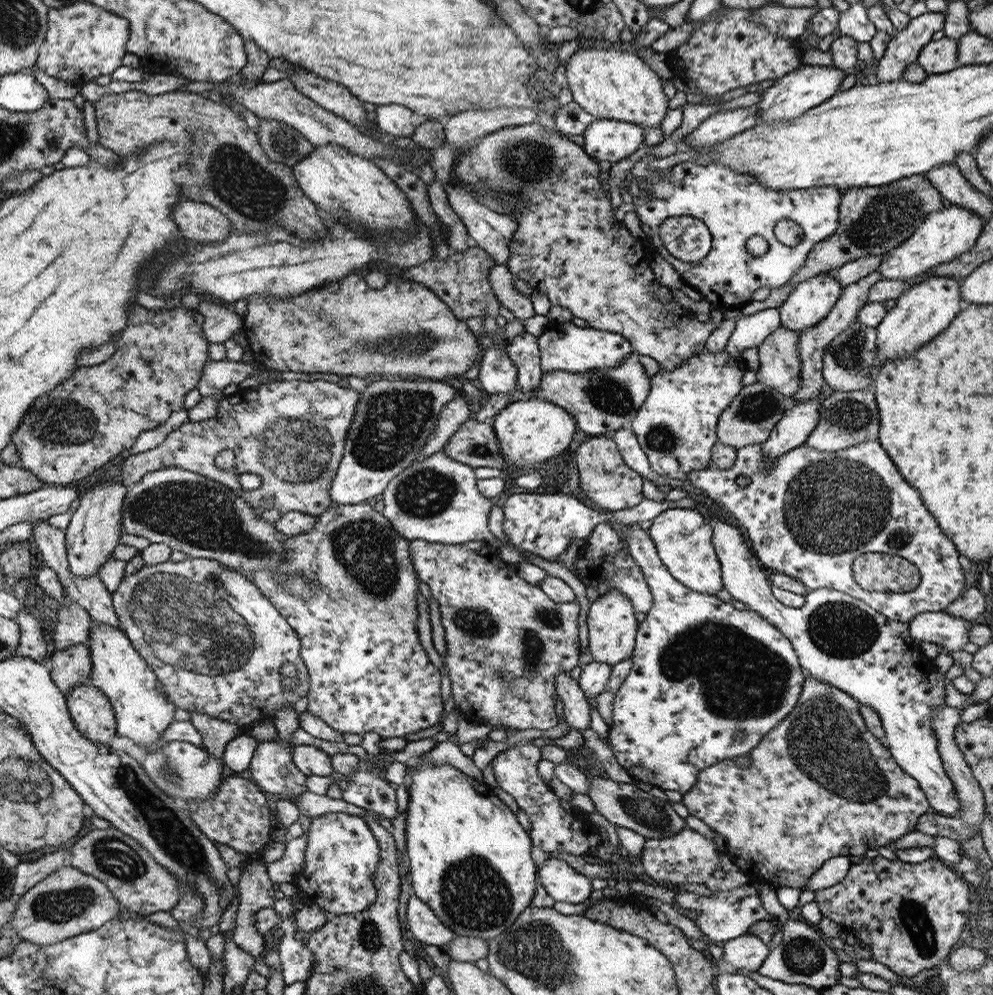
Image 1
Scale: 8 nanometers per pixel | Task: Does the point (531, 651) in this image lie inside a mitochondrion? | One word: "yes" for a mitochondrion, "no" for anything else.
yes

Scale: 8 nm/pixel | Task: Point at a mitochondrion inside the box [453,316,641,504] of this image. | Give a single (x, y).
(613, 396)

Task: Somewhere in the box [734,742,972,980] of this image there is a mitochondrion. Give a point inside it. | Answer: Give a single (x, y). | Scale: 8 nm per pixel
(918, 924)

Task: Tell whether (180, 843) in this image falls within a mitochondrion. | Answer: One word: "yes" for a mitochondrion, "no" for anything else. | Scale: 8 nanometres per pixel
yes

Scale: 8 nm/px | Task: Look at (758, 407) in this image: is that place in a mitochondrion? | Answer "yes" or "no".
yes

